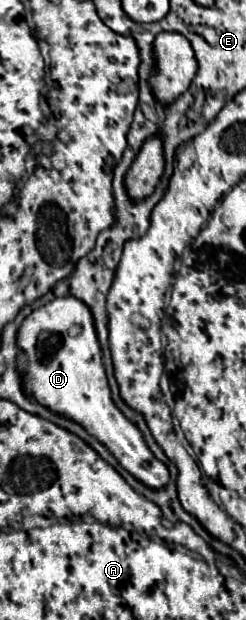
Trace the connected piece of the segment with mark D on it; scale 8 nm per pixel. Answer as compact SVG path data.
M58 297L32 311L18 331L18 345L28 355L28 367L22 369L24 391L28 395L52 411L80 423L110 449L128 473L132 473L146 487L160 489L168 483L168 467L154 457L140 429L124 417L110 397L92 309L88 309L84 301L76 297Z

